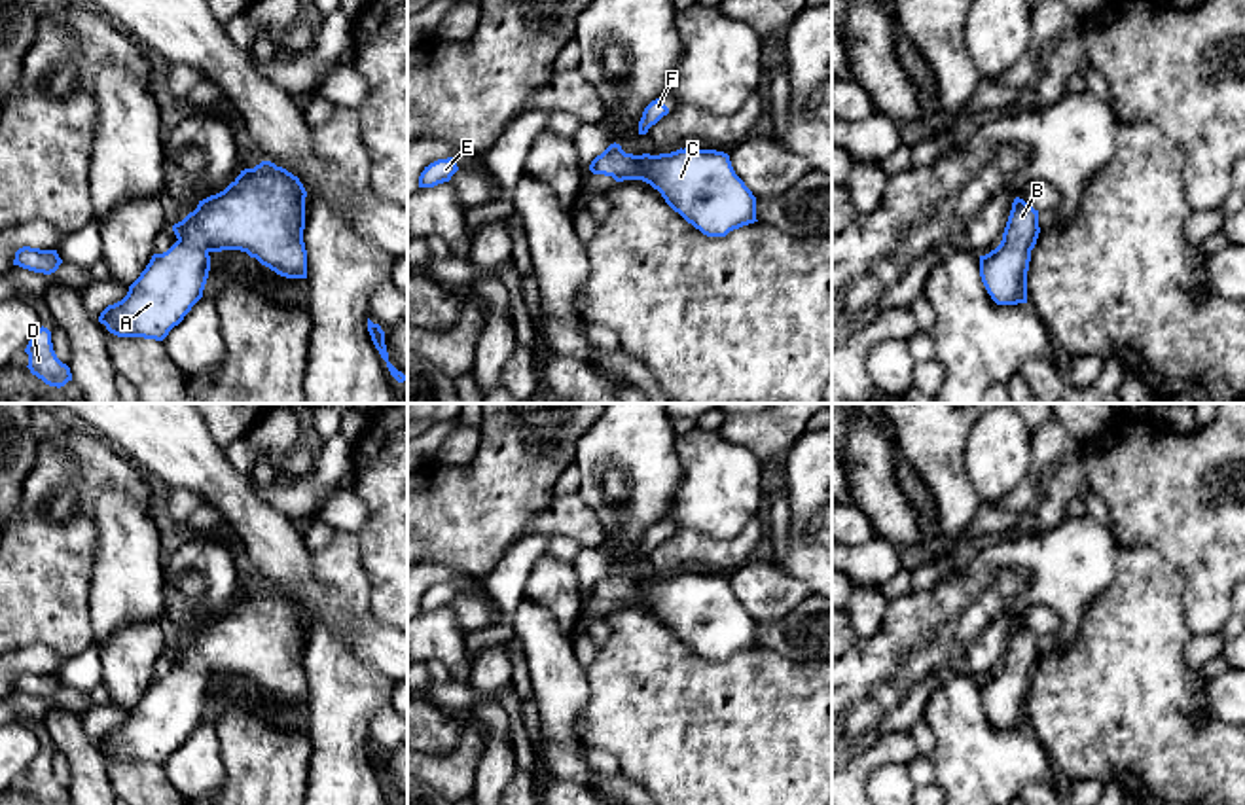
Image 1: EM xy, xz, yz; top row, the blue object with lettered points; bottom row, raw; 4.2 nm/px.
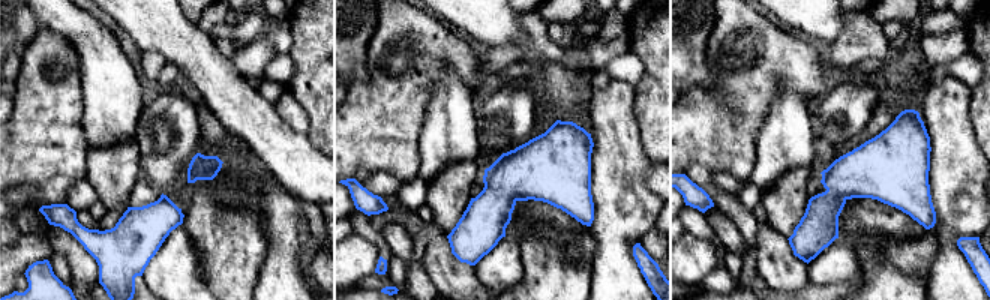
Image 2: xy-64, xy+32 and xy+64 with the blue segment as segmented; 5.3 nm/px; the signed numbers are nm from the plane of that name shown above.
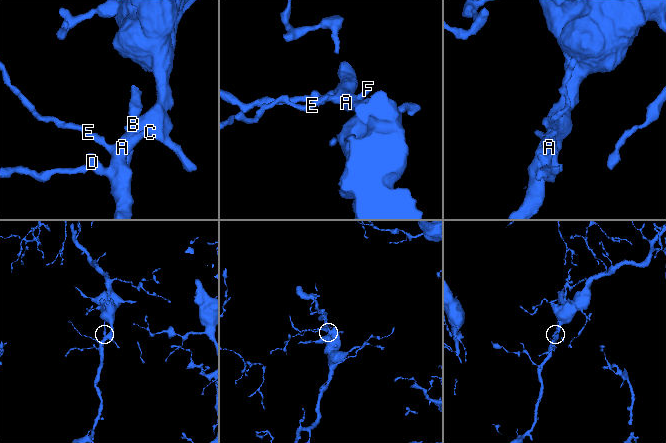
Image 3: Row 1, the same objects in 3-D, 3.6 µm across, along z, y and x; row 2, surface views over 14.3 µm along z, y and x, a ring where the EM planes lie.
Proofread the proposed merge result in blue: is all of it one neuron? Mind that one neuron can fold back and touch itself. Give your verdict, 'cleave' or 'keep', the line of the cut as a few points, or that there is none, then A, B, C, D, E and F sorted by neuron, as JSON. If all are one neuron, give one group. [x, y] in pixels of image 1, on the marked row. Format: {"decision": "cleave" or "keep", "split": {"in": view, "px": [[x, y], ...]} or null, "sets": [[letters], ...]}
{"decision": "keep", "split": null, "sets": [["A", "B", "C", "D", "E", "F"]]}

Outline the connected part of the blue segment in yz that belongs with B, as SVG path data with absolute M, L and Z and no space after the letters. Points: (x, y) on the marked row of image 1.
M1016 197L1001 244L980 256L982 282L997 305L1027 303L1027 271L1038 233L1038 210Z

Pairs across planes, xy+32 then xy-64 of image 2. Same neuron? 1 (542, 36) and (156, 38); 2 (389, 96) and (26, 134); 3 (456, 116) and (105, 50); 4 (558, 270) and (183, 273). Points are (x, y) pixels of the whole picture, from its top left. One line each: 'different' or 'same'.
1: different
2: same
3: same
4: different

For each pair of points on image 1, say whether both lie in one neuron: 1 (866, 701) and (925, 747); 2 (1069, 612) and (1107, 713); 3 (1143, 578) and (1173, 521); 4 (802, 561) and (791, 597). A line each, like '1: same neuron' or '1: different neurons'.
1: different neurons
2: different neurons
3: different neurons
4: different neurons

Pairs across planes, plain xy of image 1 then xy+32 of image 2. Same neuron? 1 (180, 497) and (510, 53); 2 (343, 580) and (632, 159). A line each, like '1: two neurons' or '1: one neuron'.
1: one neuron
2: one neuron

